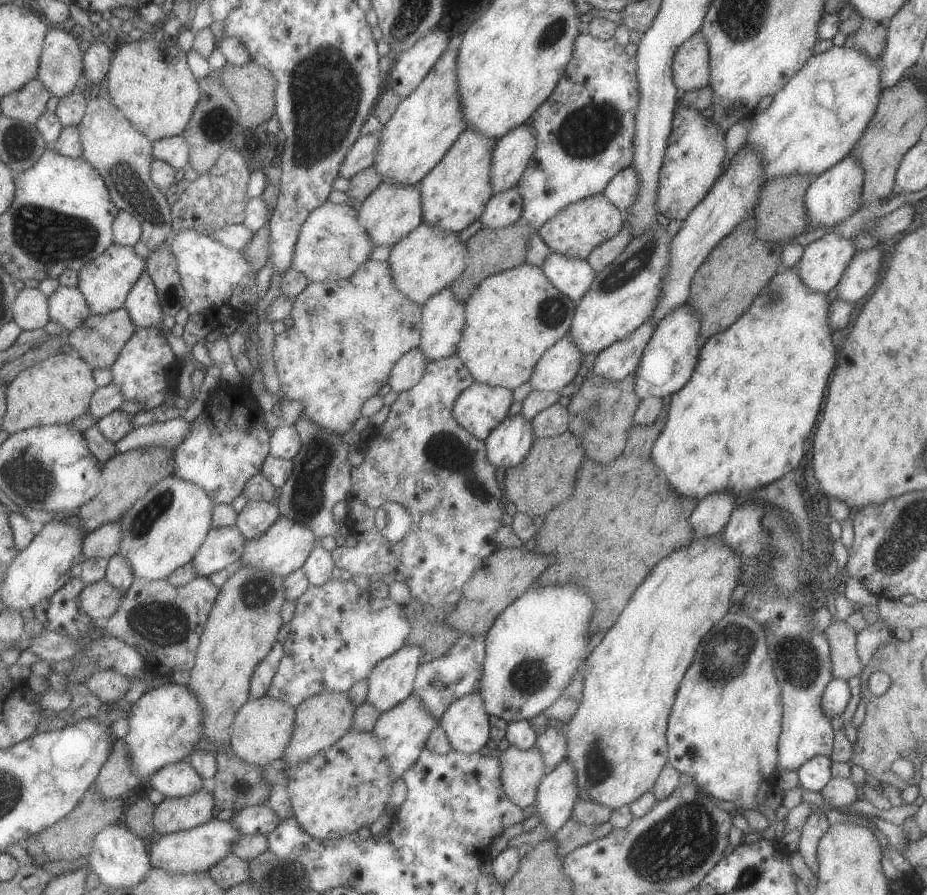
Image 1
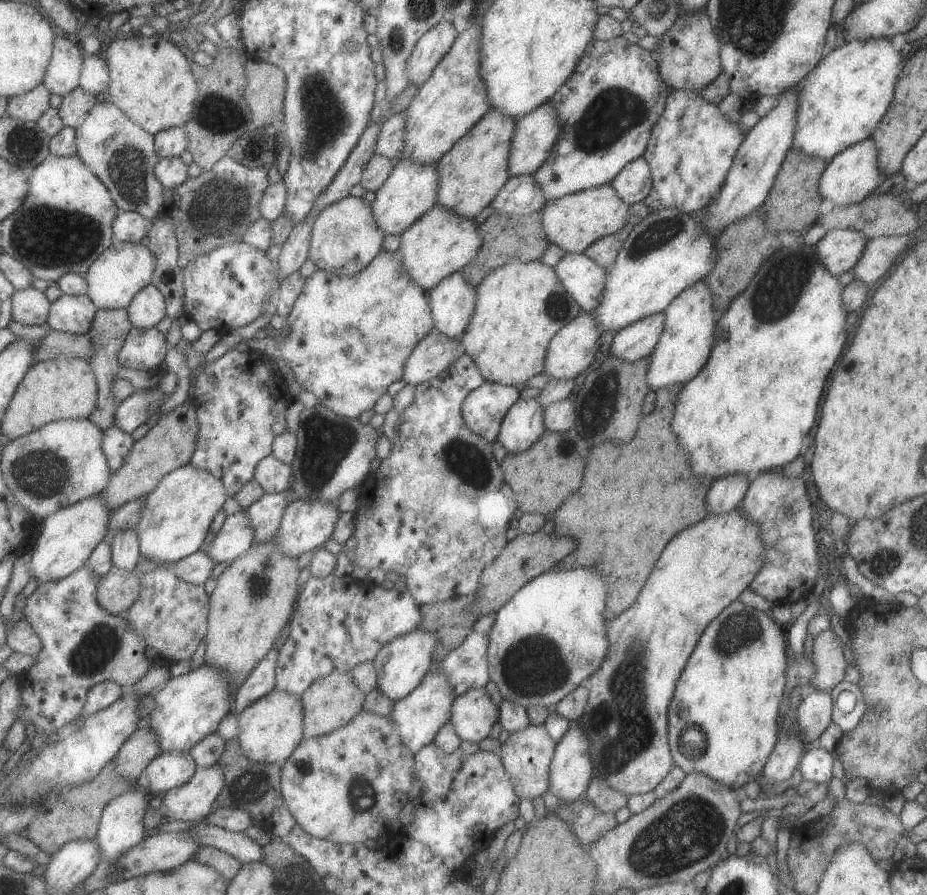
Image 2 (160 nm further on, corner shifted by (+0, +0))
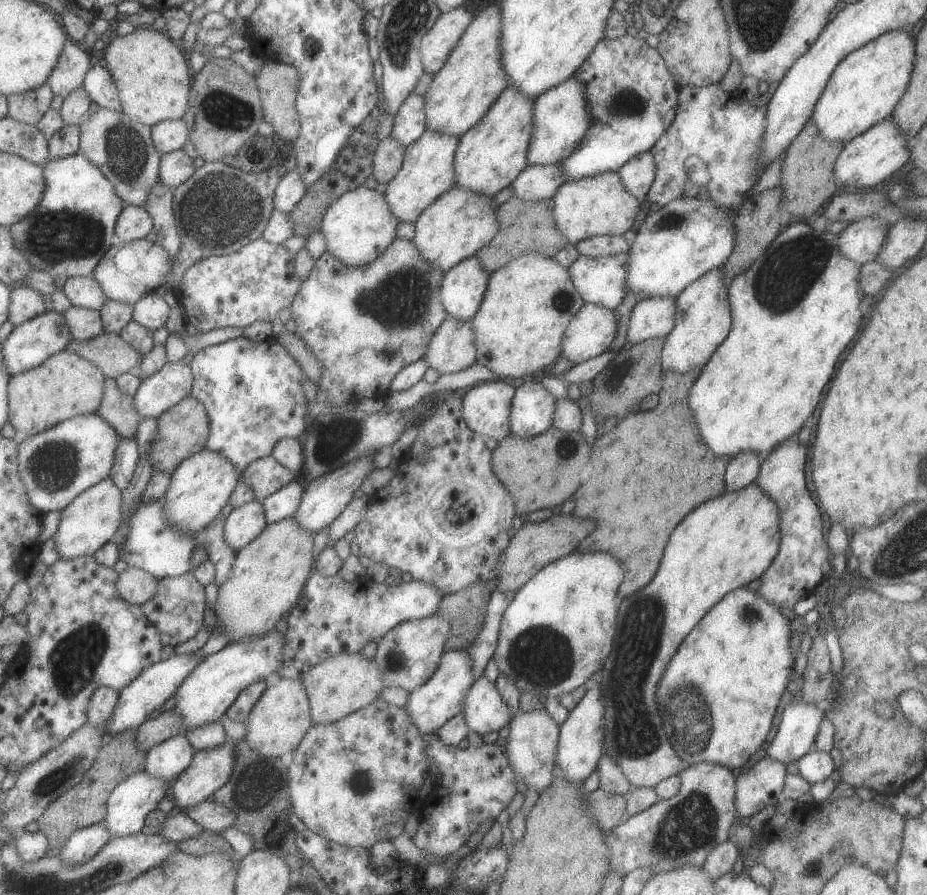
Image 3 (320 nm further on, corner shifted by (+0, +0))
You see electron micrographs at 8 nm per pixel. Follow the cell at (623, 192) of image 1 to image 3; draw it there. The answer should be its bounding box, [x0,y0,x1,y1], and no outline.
[616,151,656,202]

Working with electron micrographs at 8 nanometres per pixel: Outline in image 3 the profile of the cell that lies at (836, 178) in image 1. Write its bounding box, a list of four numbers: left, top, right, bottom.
[834,116,910,188]

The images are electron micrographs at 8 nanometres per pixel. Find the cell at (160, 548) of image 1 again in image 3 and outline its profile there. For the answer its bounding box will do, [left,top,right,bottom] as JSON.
[166,448,240,533]

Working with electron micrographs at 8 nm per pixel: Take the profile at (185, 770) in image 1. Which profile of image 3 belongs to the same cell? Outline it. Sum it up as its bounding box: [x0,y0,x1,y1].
[145,733,196,783]

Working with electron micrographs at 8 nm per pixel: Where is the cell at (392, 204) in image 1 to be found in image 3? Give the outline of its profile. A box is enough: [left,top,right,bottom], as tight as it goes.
[386,129,459,223]

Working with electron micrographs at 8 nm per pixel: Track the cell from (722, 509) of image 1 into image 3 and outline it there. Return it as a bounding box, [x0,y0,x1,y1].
[723,451,763,493]

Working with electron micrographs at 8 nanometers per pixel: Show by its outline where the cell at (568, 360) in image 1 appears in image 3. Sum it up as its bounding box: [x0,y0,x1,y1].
[561,303,617,365]

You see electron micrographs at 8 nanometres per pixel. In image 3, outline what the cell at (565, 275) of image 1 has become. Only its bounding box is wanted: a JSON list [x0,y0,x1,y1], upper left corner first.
[567,252,628,310]

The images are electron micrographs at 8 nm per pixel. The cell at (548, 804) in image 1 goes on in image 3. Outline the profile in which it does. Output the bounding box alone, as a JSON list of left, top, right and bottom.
[556,684,603,782]

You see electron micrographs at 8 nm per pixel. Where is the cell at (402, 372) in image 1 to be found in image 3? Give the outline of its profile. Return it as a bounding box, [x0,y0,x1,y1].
[423,317,477,375]

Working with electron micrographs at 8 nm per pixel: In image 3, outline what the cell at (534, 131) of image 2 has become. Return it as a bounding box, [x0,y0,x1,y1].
[526,75,590,165]

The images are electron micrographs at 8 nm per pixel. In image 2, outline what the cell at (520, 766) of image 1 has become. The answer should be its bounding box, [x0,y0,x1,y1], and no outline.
[500,723,554,800]

